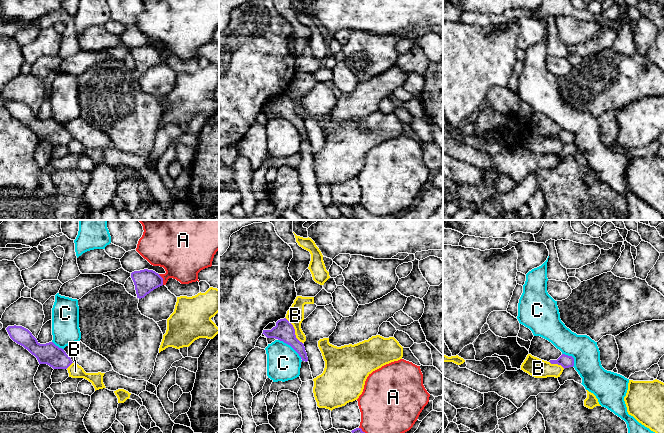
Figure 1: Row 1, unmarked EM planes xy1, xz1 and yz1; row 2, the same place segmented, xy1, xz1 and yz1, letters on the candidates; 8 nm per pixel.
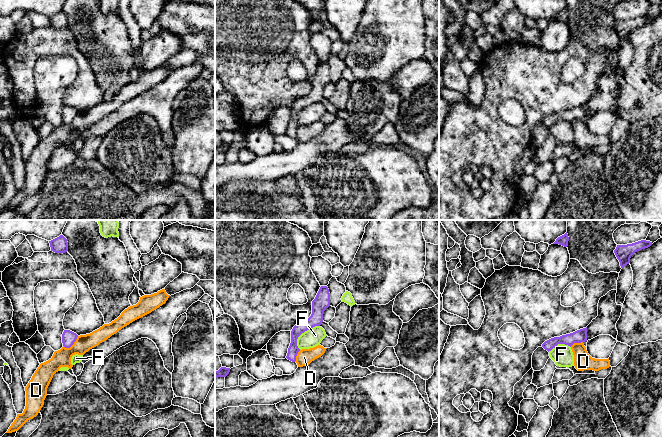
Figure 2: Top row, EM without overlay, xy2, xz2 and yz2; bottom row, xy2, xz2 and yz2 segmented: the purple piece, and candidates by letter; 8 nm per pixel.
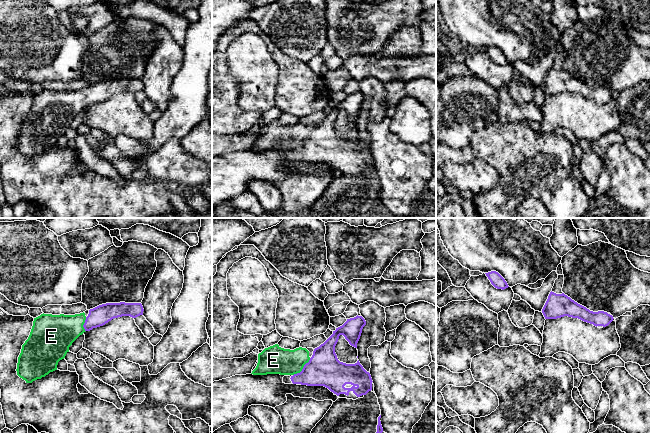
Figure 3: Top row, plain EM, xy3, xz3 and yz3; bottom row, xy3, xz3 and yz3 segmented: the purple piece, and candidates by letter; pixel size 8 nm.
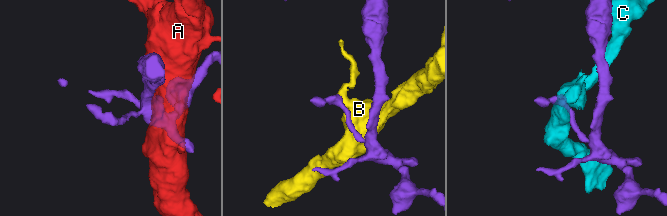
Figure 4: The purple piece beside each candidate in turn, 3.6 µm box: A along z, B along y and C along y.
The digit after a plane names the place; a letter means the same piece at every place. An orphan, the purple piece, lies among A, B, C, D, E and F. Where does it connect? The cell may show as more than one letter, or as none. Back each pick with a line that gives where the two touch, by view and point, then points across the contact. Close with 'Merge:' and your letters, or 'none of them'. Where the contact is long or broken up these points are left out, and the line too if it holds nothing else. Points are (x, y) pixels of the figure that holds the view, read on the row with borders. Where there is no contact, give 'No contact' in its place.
E: Touches purple at xz3 (303, 368). Path across: xz3 (324, 369), (303, 368), (297, 362), (273, 360)
Merge: E

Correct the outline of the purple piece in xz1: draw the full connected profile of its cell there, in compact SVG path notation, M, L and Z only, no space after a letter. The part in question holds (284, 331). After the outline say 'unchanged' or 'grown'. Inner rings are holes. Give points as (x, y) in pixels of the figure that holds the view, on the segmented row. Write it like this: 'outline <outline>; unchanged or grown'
outline M286 318L278 320L275 327L271 330L263 330L262 334L267 338L275 338L290 345L299 354L302 361L308 361L304 344L296 338L294 327Z; unchanged

